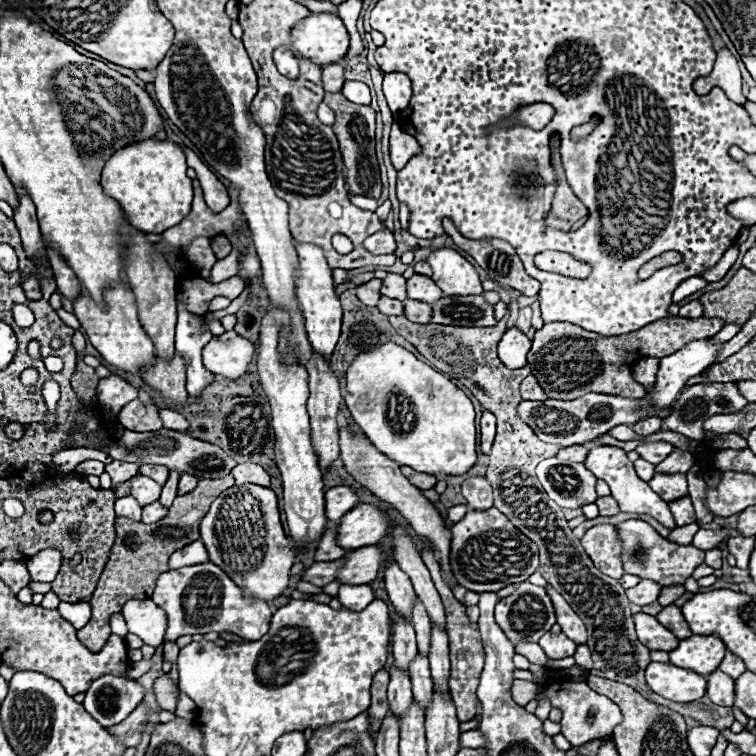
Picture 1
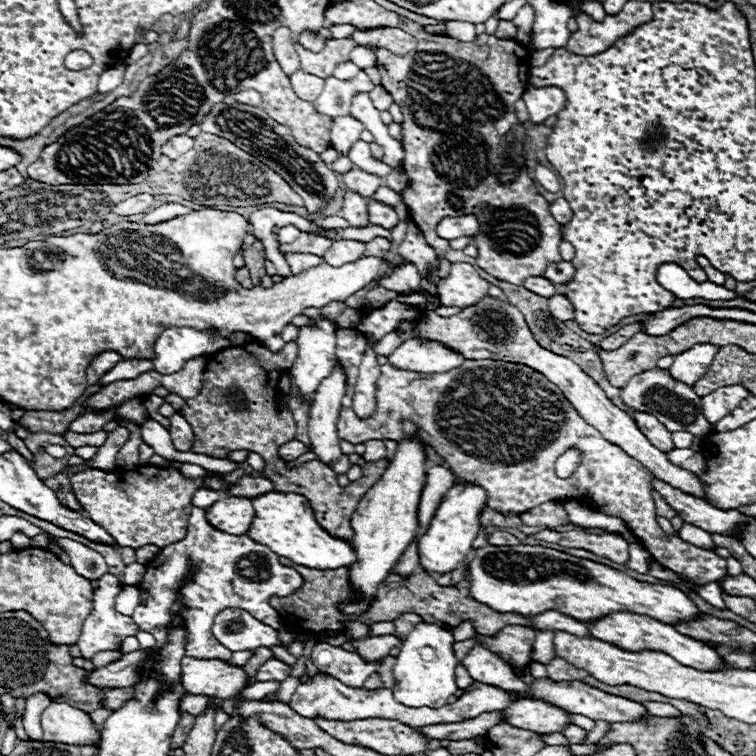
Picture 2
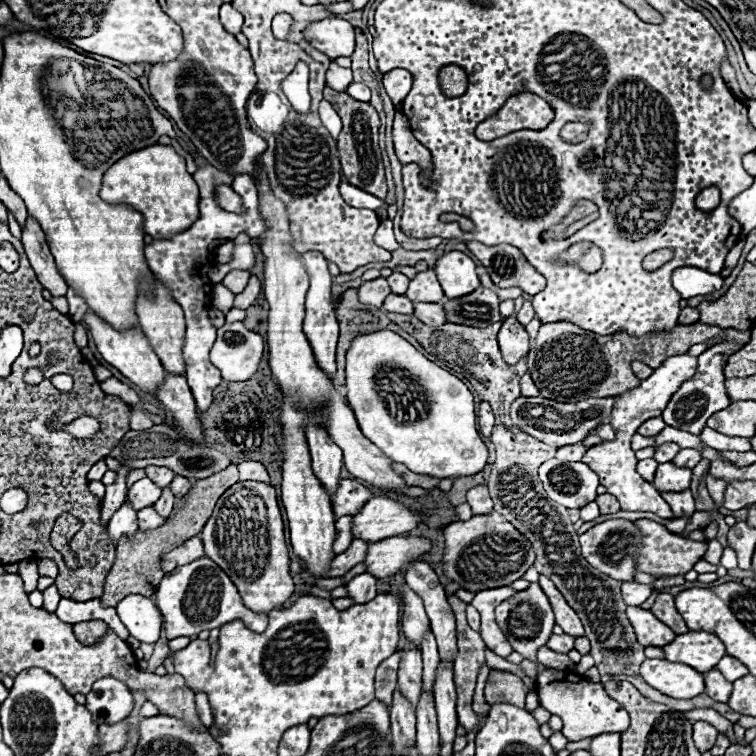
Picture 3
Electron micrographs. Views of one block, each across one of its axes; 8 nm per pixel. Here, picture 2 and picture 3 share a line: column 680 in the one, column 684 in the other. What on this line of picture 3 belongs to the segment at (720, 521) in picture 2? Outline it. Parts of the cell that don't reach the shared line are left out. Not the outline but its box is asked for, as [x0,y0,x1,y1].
[664,490,694,518]

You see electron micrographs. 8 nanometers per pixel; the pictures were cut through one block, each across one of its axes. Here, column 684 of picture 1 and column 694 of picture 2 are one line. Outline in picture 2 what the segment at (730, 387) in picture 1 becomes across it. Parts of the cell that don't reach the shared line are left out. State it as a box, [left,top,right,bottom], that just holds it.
[620,366,710,436]

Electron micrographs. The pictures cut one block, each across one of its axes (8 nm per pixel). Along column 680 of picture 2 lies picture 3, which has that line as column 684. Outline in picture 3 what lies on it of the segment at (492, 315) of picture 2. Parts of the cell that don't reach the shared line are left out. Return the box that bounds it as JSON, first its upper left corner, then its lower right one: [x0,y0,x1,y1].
[652,462,692,492]

